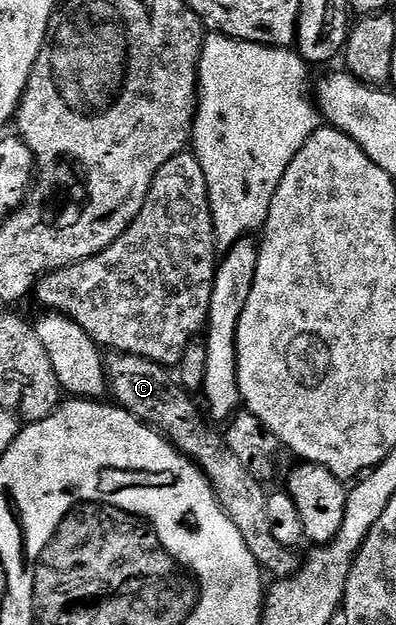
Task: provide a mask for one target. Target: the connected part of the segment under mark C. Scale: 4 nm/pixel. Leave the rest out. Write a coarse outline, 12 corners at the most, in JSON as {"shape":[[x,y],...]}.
{"shape":[[107,356],[111,398],[200,468],[256,564],[295,575],[269,492],[200,416],[173,372]]}

